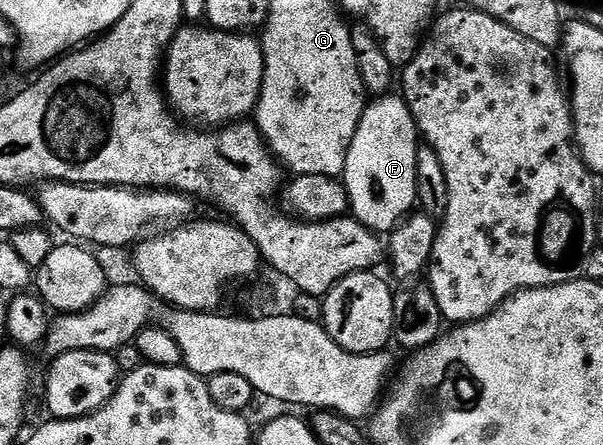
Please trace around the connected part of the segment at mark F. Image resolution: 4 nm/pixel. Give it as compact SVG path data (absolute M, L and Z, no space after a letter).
M381 95L372 101L375 102L364 108L357 135L353 135L353 143L349 143L341 180L349 195L350 216L376 235L390 235L411 216L419 199L417 151L421 138L402 96Z

